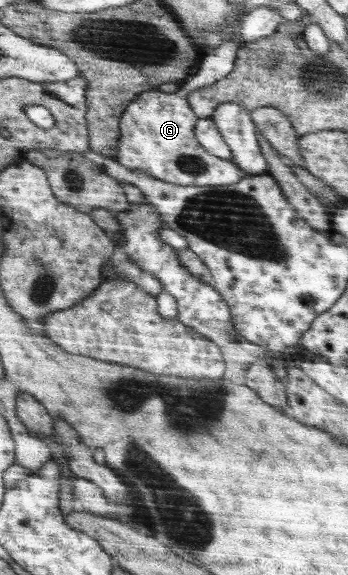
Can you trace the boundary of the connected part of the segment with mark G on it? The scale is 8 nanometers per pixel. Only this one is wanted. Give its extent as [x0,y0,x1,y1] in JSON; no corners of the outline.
[115,41,245,187]

